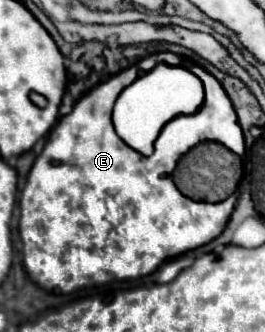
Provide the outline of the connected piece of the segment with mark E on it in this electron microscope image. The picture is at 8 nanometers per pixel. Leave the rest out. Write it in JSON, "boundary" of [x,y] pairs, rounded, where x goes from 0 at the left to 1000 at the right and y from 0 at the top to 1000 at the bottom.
{"boundary":[[[638,154],[570,160],[540,172],[532,184],[517,184],[509,196],[426,226],[419,238],[374,250],[358,268],[343,268],[328,286],[298,298],[298,310],[275,322],[260,346],[245,346],[208,377],[208,389],[192,395],[200,407],[177,419],[162,461],[132,479],[125,509],[102,533],[102,557],[79,587],[72,696],[87,714],[87,786],[94,786],[109,834],[140,858],[185,877],[275,883],[283,870],[306,870],[306,864],[351,864],[351,858],[396,858],[419,846],[547,834],[577,822],[608,792],[804,726],[857,684],[894,587],[872,587],[826,611],[728,605],[660,563],[653,533],[645,533],[683,467],[766,425],[819,425],[864,443],[872,455],[887,455],[906,473],[928,464],[917,395],[909,395],[894,340],[872,316],[872,298],[857,292],[849,268],[796,220],[781,220],[751,196],[721,196],[721,214],[774,256],[774,310],[728,346],[675,346],[645,358],[615,383],[585,431],[585,461],[570,473],[525,467],[509,449],[464,431],[457,413],[426,389],[419,328],[426,328],[434,298],[479,256],[494,256],[525,226],[570,214],[592,190],[691,196],[691,172],[638,160]]]}

